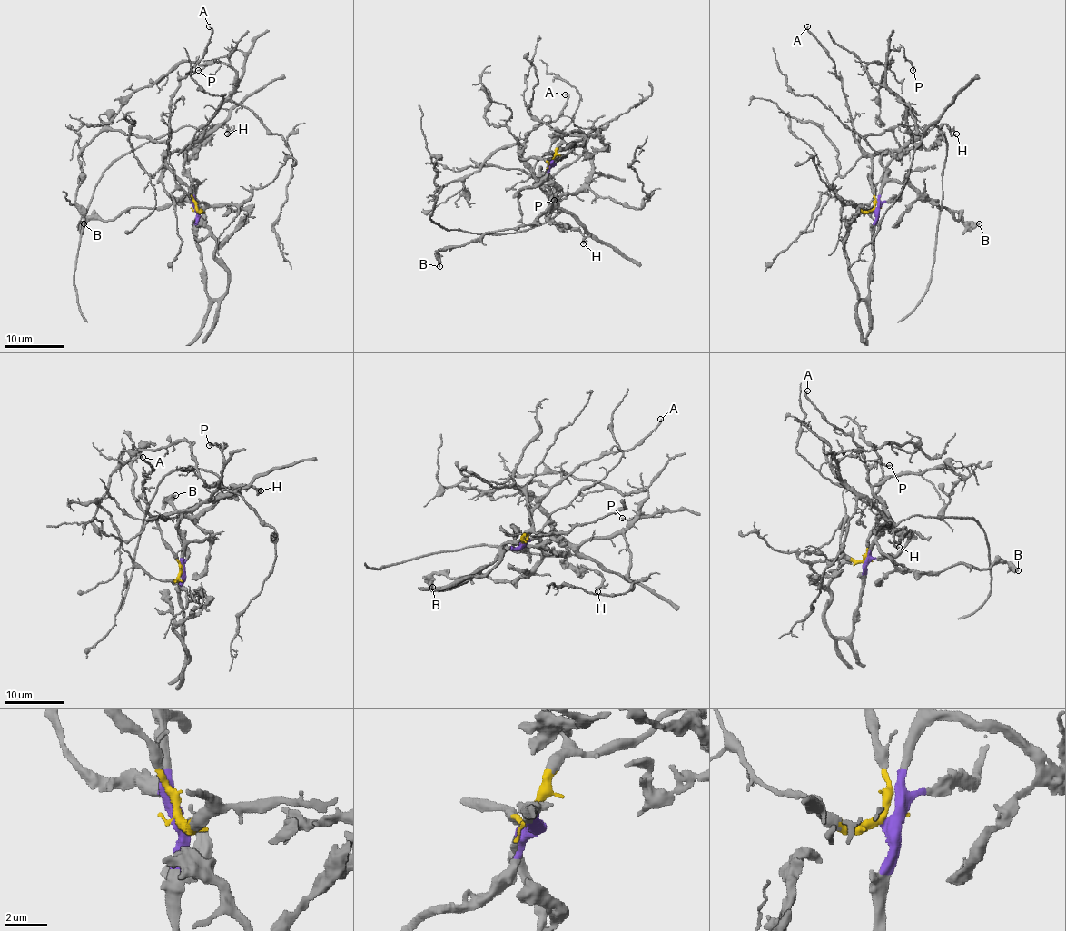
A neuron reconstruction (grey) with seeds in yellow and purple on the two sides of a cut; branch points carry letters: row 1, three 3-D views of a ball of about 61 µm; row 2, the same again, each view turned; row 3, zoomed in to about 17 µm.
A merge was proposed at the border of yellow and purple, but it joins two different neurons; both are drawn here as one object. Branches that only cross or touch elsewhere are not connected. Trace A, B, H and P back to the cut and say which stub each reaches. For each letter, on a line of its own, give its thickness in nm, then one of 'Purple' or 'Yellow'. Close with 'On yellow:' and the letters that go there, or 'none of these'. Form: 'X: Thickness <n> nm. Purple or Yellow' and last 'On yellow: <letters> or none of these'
A: Thickness 180 nm. Yellow
B: Thickness 320 nm. Purple
H: Thickness 160 nm. Purple
P: Thickness 140 nm. Yellow
On yellow: A, P

